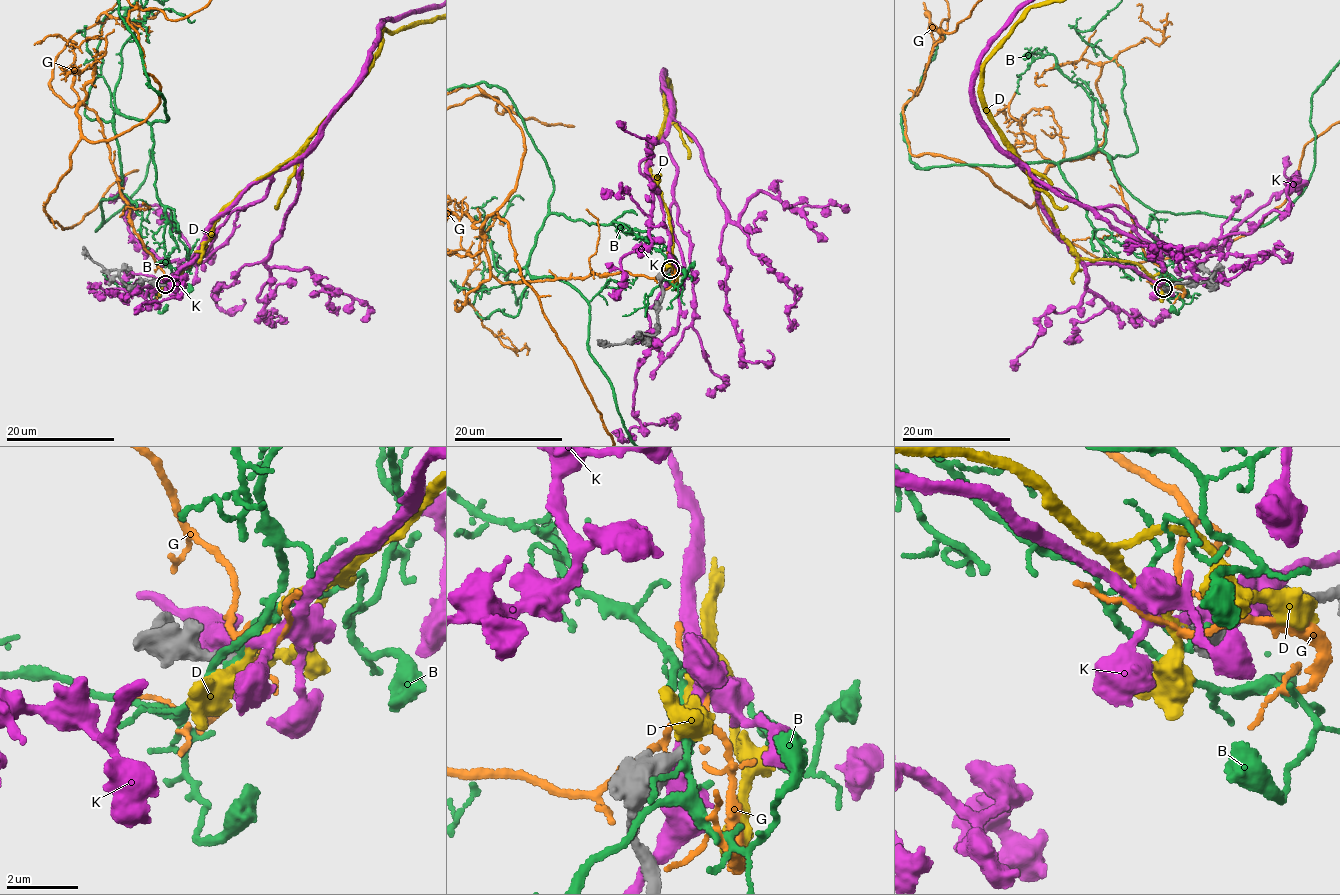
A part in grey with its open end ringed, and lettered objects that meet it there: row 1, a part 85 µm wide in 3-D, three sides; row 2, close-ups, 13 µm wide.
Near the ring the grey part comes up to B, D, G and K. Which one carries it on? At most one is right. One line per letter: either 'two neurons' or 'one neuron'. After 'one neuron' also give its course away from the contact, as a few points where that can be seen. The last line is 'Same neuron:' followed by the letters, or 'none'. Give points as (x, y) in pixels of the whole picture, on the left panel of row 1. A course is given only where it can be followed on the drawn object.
B: two neurons
D: one neuron
G: two neurons
K: two neurons
Same neuron: D

